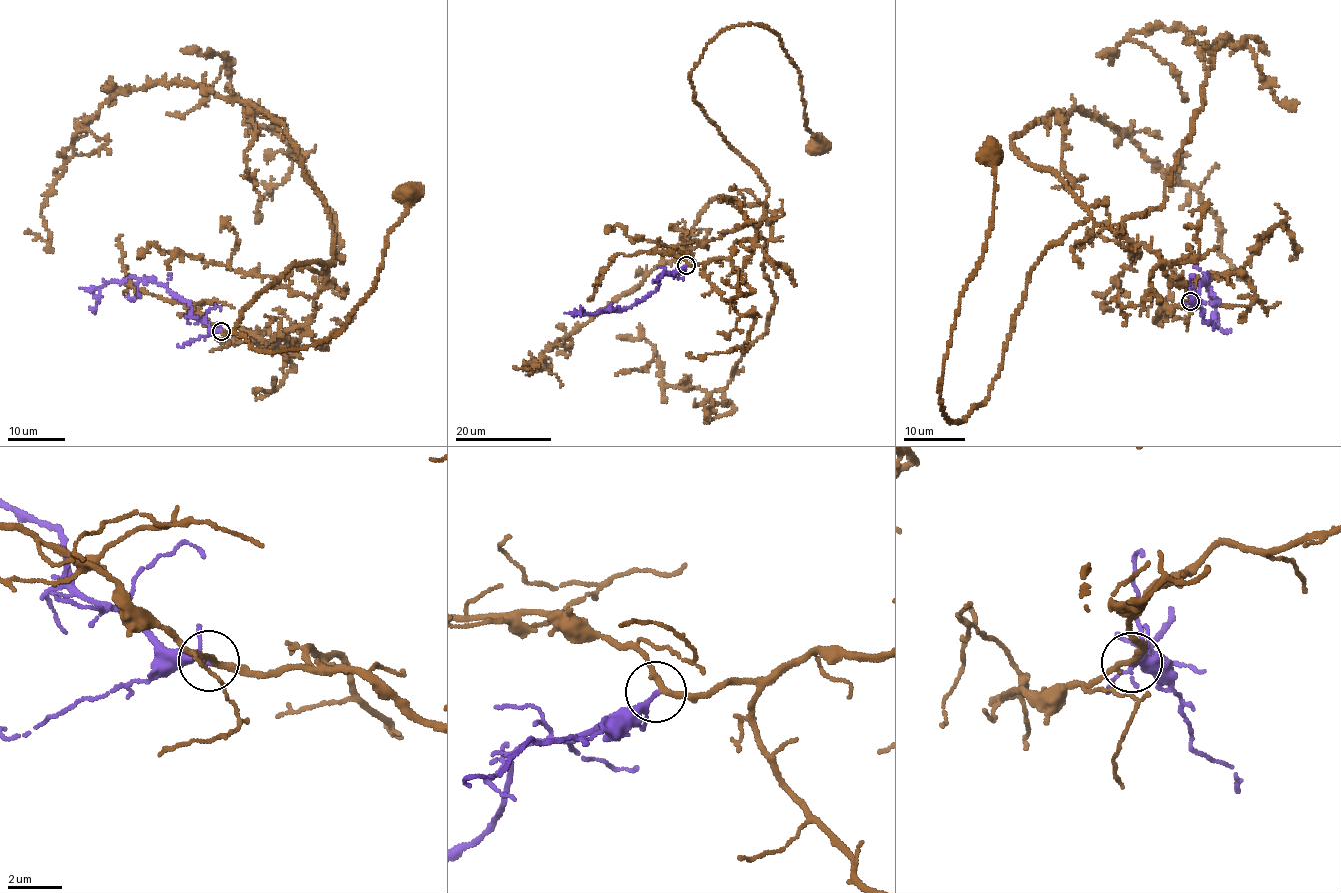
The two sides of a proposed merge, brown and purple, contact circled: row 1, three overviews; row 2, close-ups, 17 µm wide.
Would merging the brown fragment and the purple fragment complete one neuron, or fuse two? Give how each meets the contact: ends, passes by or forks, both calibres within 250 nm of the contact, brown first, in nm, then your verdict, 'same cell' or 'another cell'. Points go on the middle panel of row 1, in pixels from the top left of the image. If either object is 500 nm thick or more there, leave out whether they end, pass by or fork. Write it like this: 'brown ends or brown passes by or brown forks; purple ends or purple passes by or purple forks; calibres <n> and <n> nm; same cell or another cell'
brown passes by; purple passes by; calibres 200 and 170 nm; same cell

